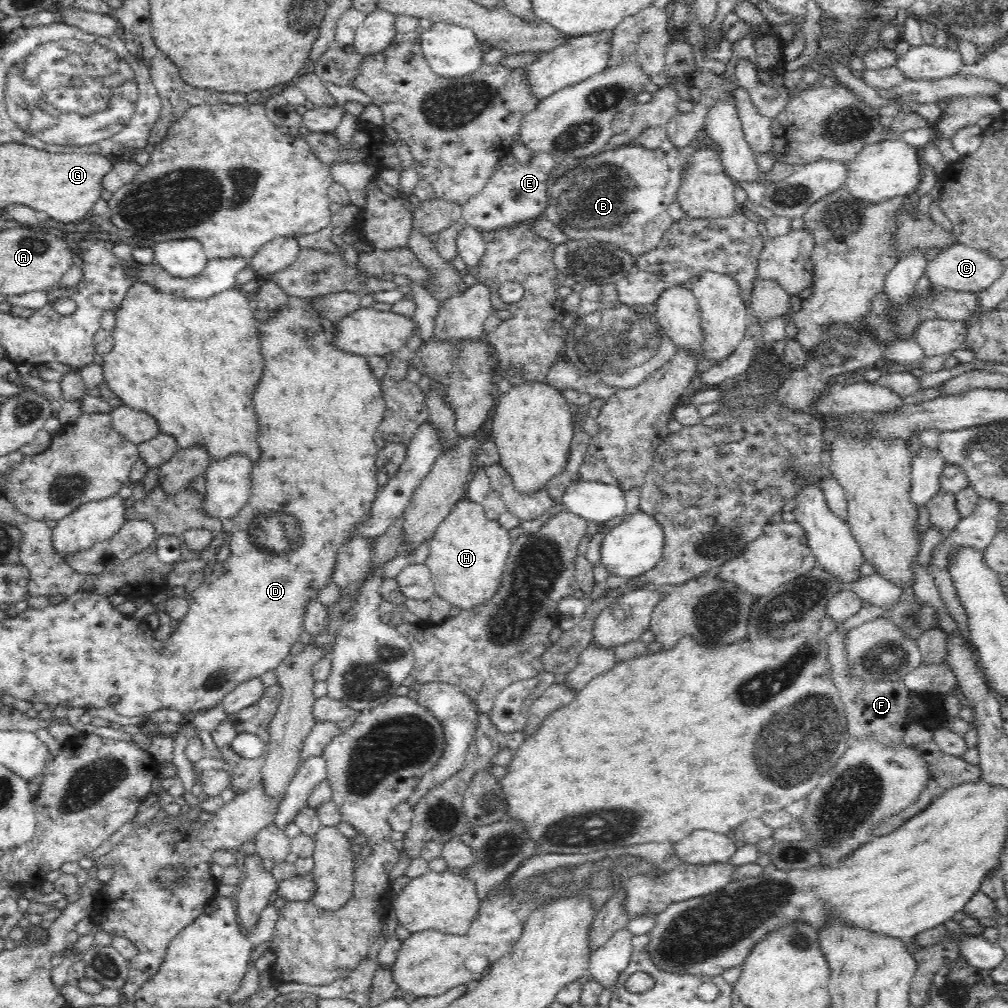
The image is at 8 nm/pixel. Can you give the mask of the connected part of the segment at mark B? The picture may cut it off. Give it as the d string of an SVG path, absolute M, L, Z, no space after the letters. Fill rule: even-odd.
M689 144L674 147L669 152L660 148L647 149L638 145L609 146L604 151L585 157L572 164L560 178L551 183L549 206L543 218L559 227L570 240L598 240L614 244L632 256L644 256L660 247L664 234L672 227L668 206L677 201L680 172L688 156L698 148Z

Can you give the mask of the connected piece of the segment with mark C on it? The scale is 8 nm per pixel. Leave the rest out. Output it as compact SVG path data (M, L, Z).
M958 243L940 250L936 258L928 264L926 276L932 287L950 289L960 292L980 292L990 288L1004 273L1005 266L1000 260L995 260L987 252Z

